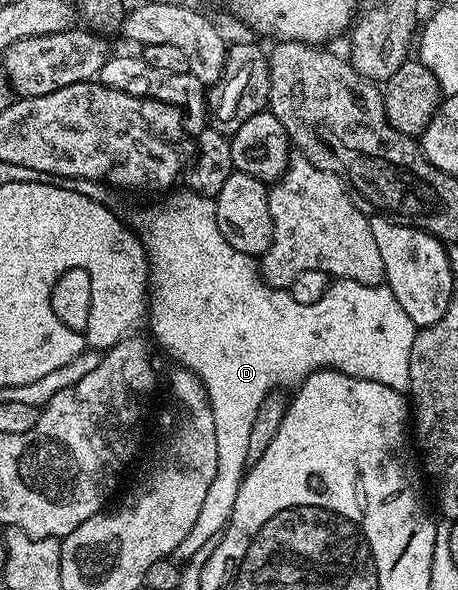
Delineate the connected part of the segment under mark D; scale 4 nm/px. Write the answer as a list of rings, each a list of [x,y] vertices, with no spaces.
[[[188,190],[182,192],[182,196],[175,197],[170,204],[162,208],[145,208],[131,219],[132,227],[149,256],[152,339],[155,344],[157,339],[159,347],[166,348],[182,367],[201,379],[215,418],[215,450],[219,450],[215,482],[211,482],[211,490],[207,490],[203,510],[199,510],[199,518],[195,518],[191,534],[175,546],[172,559],[178,562],[189,560],[203,542],[224,533],[239,494],[241,479],[250,463],[251,426],[255,426],[259,406],[263,406],[263,398],[267,398],[267,394],[296,389],[319,368],[334,368],[348,376],[374,380],[383,386],[391,386],[391,390],[396,392],[408,393],[411,342],[415,342],[418,329],[418,325],[407,318],[403,306],[395,302],[395,294],[381,284],[334,279],[319,302],[311,306],[295,302],[288,290],[272,288],[265,283],[254,257],[235,250],[235,246],[223,238],[214,197],[200,196],[198,192]]]

